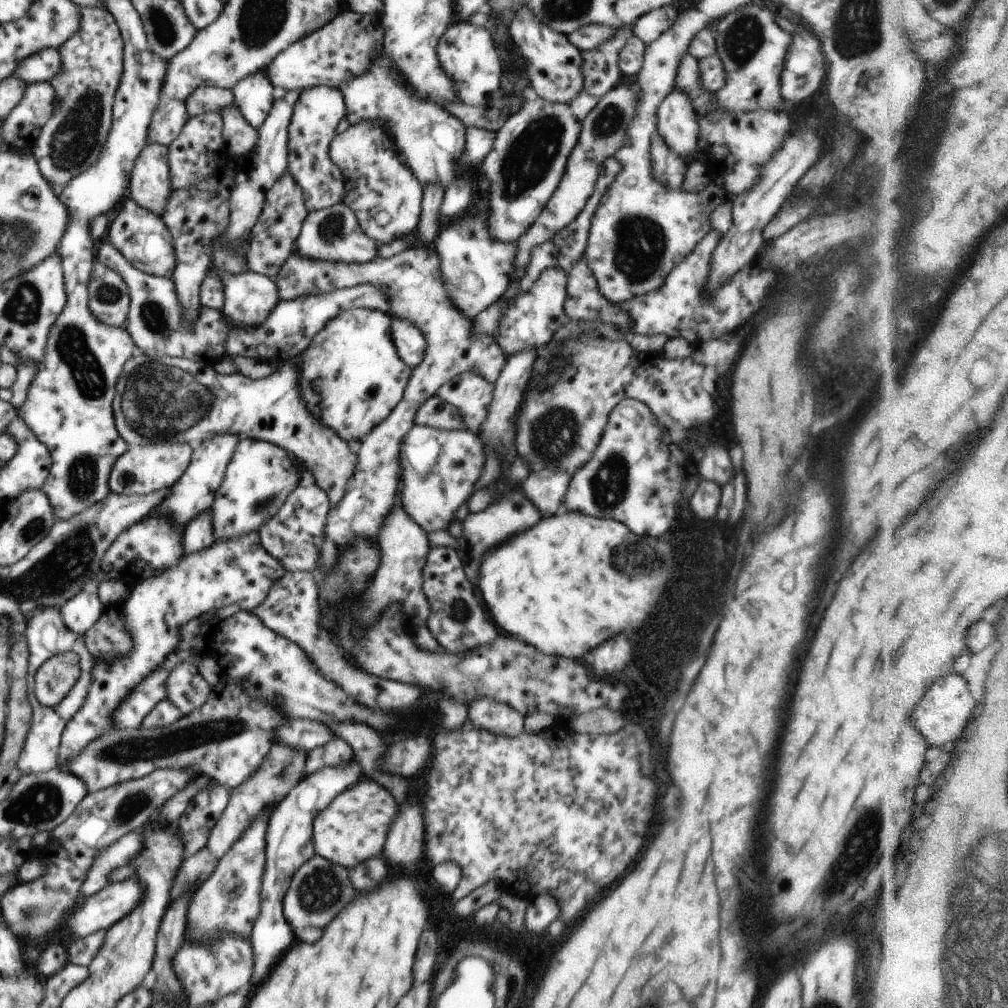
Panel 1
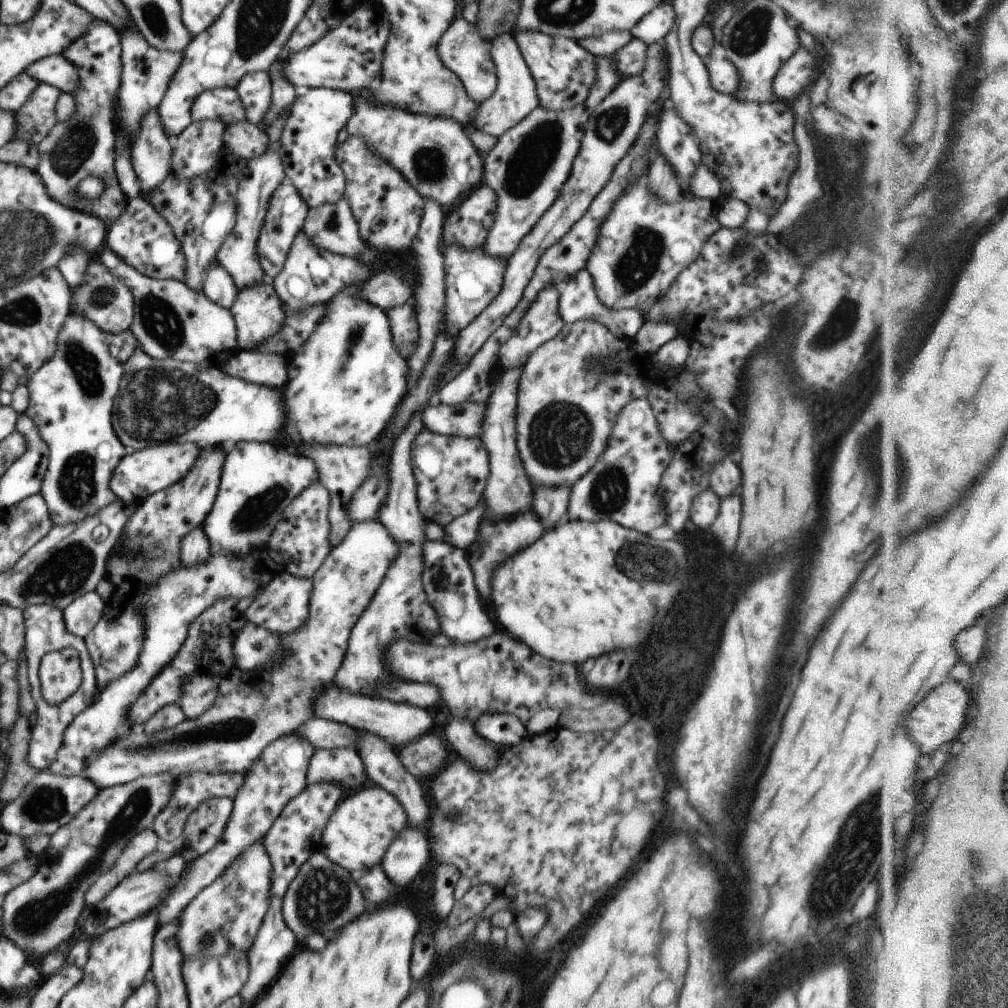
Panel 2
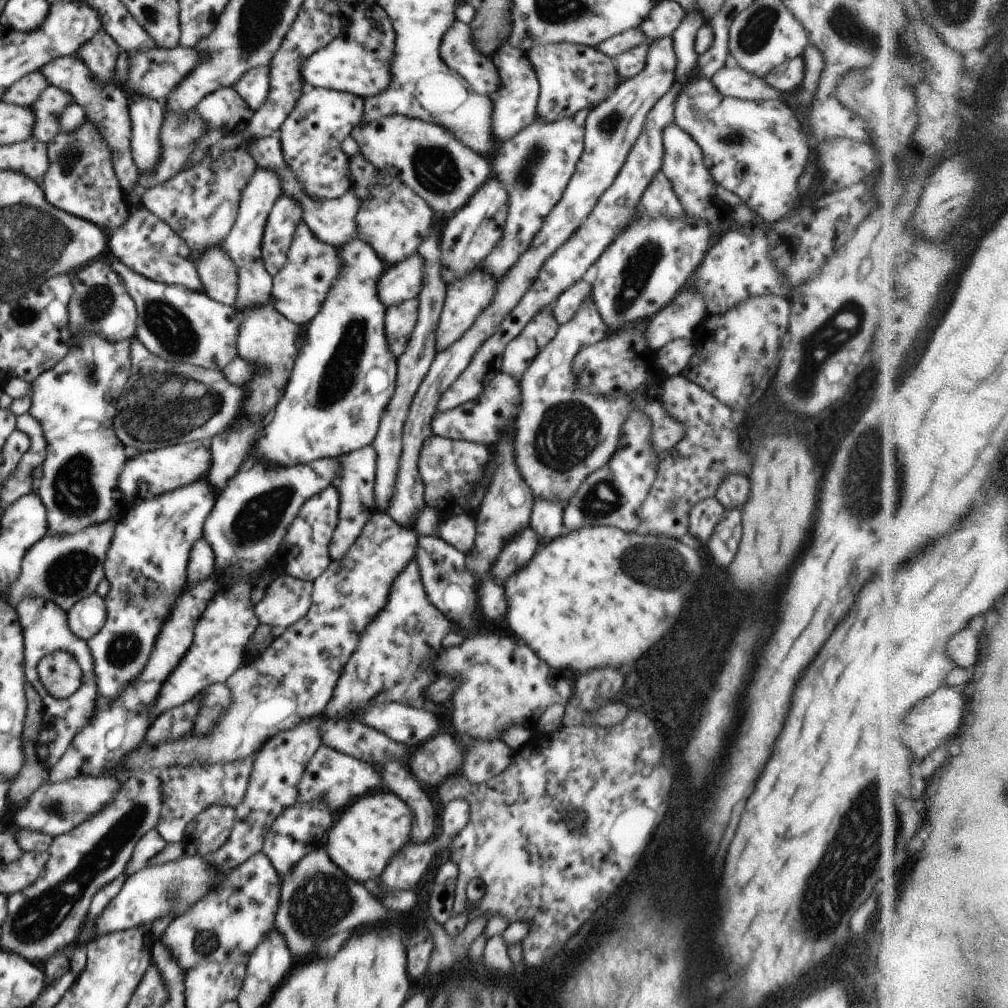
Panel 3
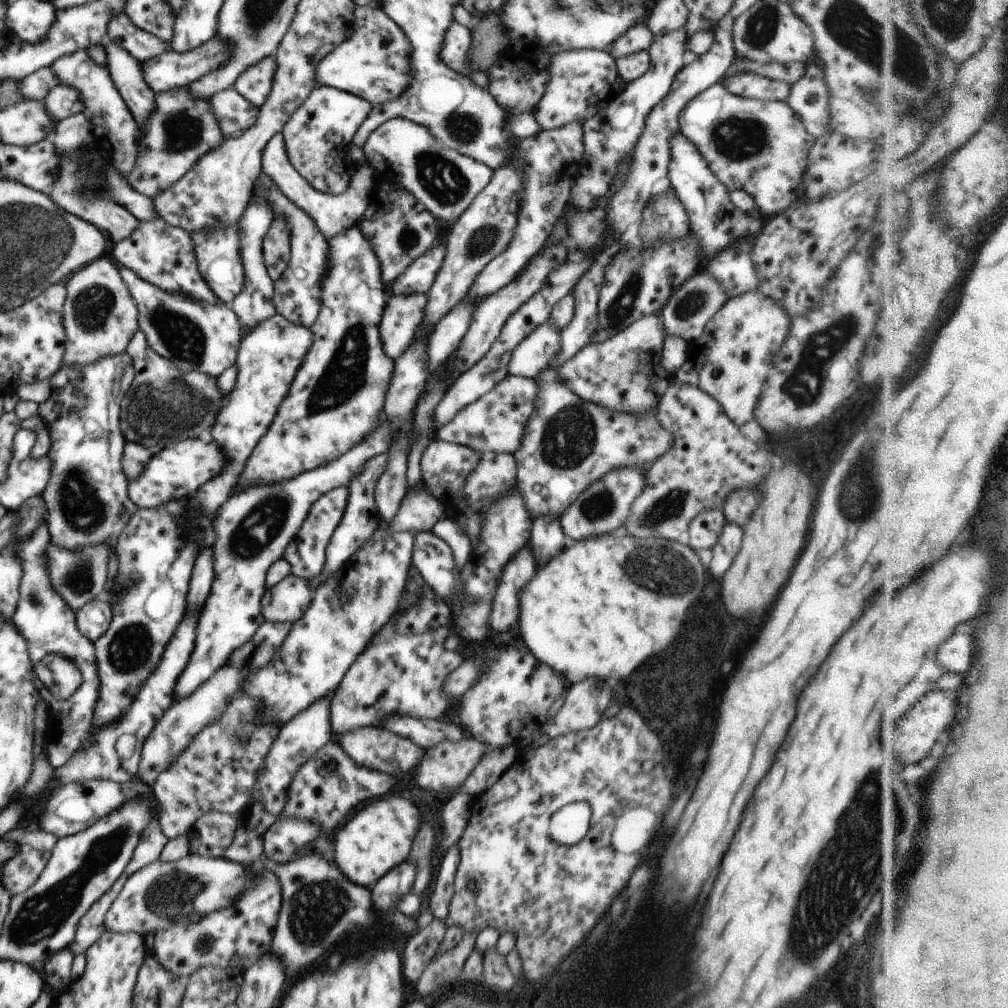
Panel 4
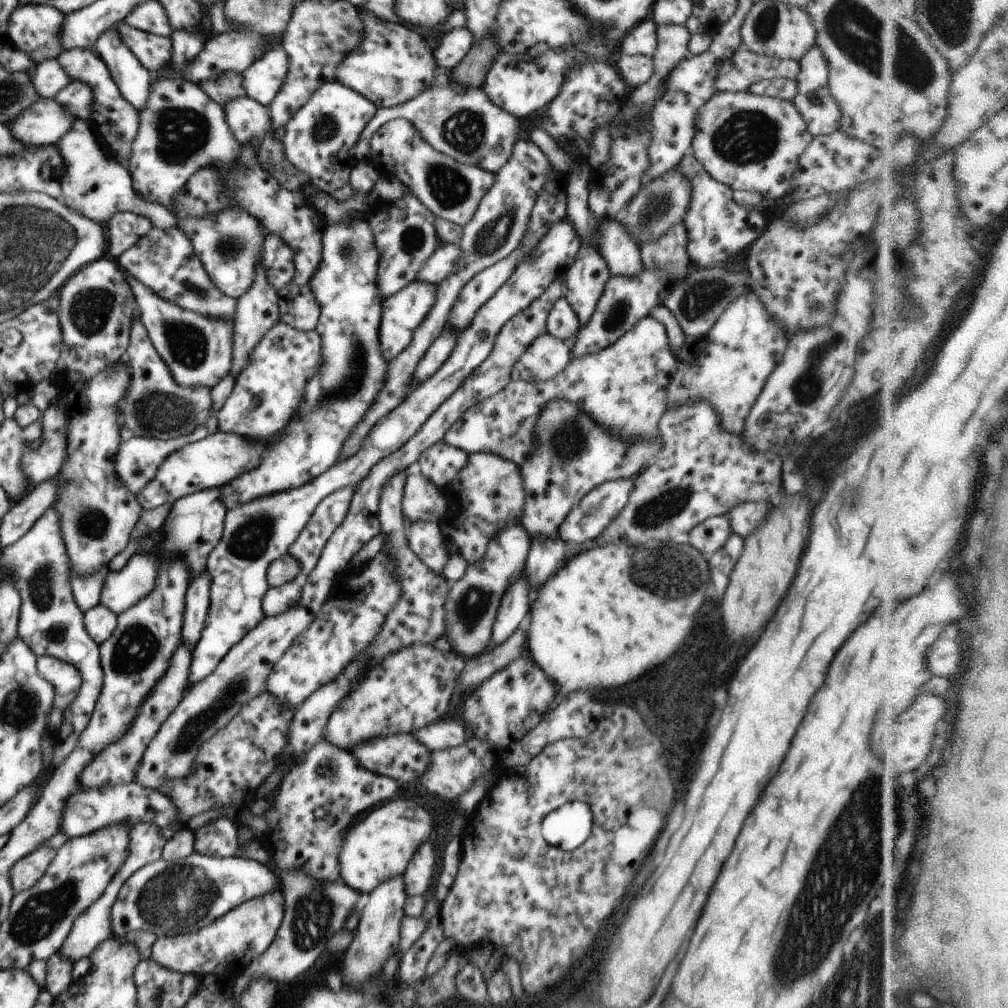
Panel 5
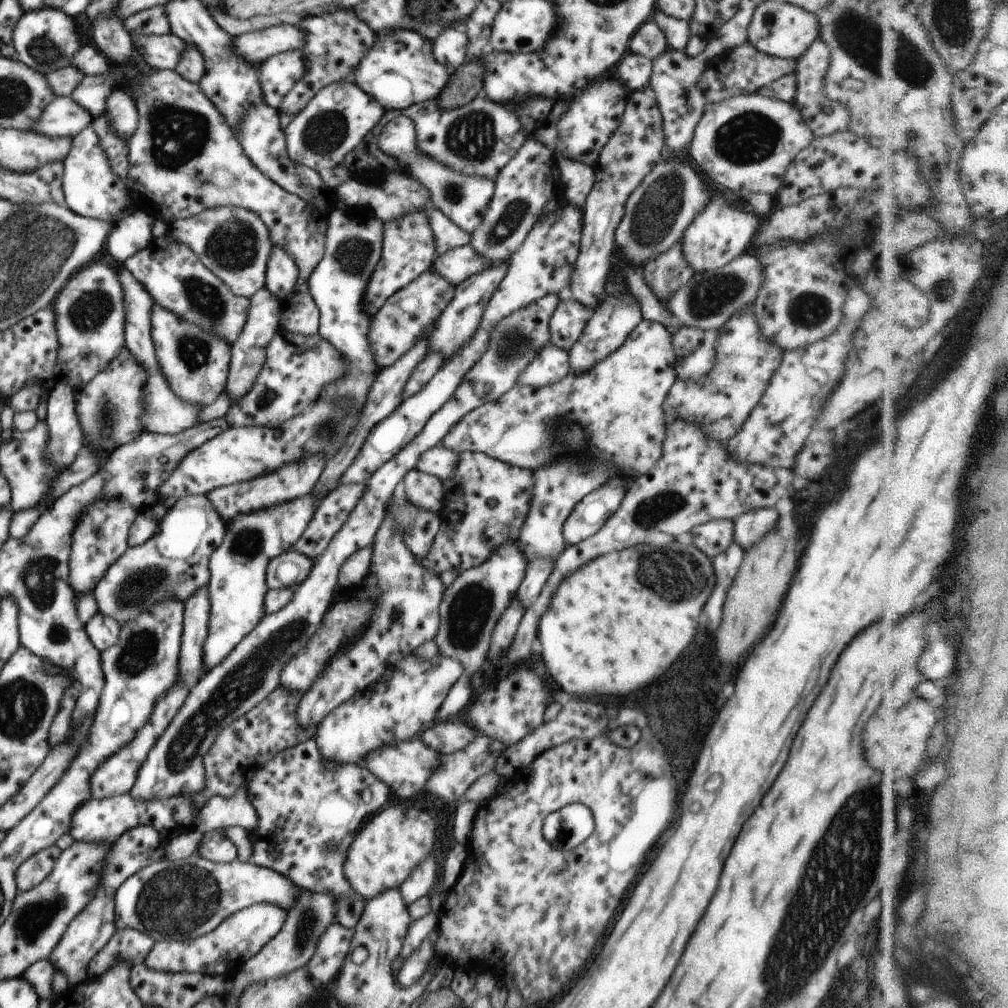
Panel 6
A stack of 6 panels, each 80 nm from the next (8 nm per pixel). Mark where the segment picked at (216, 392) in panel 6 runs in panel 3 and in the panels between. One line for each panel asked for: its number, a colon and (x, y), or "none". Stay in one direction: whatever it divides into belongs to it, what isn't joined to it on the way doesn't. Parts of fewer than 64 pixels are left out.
3: (173, 322)
4: (196, 337)
5: (198, 350)

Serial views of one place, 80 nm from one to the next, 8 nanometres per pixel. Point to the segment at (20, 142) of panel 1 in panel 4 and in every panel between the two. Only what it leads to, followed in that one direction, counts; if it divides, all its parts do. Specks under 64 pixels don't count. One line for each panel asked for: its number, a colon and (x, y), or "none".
2: (35, 119)
3: (49, 108)
4: (63, 101)

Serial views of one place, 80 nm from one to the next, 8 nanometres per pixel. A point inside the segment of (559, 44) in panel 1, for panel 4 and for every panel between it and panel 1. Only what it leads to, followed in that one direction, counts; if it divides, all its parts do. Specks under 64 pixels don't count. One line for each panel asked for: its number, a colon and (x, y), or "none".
2: (564, 72)
3: (572, 77)
4: (582, 83)

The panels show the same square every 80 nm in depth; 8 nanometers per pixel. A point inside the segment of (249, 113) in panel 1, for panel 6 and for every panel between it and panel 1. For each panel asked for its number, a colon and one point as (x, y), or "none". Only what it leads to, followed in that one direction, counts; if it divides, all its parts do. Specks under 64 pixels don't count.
2: (254, 89)
3: (253, 86)
4: (255, 83)
5: (265, 77)
6: (278, 74)

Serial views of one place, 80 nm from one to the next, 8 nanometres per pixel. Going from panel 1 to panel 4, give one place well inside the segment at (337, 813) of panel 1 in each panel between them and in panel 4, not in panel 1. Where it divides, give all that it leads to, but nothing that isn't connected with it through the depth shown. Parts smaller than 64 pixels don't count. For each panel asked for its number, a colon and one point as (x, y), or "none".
2: (358, 833)
3: (362, 840)
4: (377, 836)

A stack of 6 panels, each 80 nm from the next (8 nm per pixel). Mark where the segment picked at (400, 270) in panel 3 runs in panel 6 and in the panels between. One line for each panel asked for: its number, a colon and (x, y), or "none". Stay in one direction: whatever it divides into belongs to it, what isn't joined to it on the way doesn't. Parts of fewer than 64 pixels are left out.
4: (419, 277)
5: (444, 262)
6: (458, 264)

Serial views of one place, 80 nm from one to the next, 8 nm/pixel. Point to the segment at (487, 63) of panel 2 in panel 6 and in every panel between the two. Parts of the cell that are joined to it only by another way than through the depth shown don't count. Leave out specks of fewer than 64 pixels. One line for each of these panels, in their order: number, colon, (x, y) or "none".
3: (457, 49)
4: (454, 51)
5: (454, 44)
6: (450, 46)

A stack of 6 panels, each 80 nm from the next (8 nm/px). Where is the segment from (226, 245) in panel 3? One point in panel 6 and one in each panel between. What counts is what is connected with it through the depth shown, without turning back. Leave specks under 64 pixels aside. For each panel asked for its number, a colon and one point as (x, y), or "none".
4: (254, 304)
5: (257, 312)
6: (248, 354)

